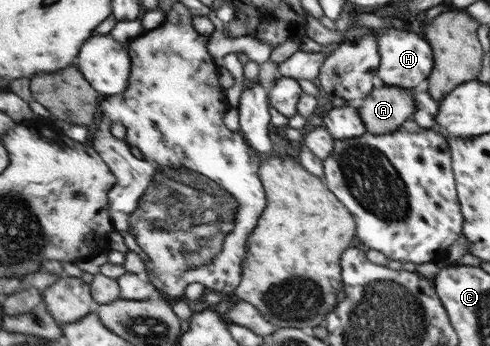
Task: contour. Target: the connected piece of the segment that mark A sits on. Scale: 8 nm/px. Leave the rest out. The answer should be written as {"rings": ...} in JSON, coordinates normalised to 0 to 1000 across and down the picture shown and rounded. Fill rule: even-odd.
{"rings":[[[780,246],[729,301],[747,384],[780,393],[806,382],[847,324],[847,283],[824,257]]]}

